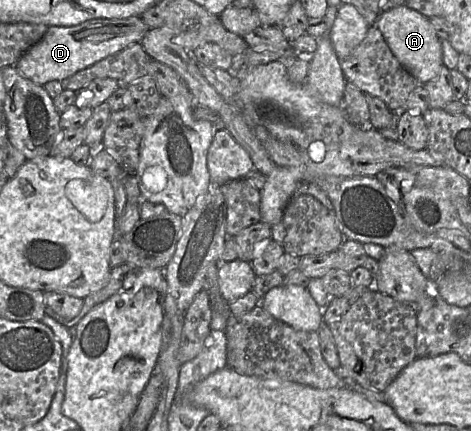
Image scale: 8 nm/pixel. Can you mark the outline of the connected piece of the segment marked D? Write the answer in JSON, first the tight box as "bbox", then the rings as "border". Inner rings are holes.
{"bbox":[16,16,150,86],"border":[[[139,16],[96,18],[69,27],[50,26],[43,38],[20,57],[16,67],[25,78],[41,86],[53,80],[62,81],[132,44],[140,43],[148,30],[150,28]]]}

